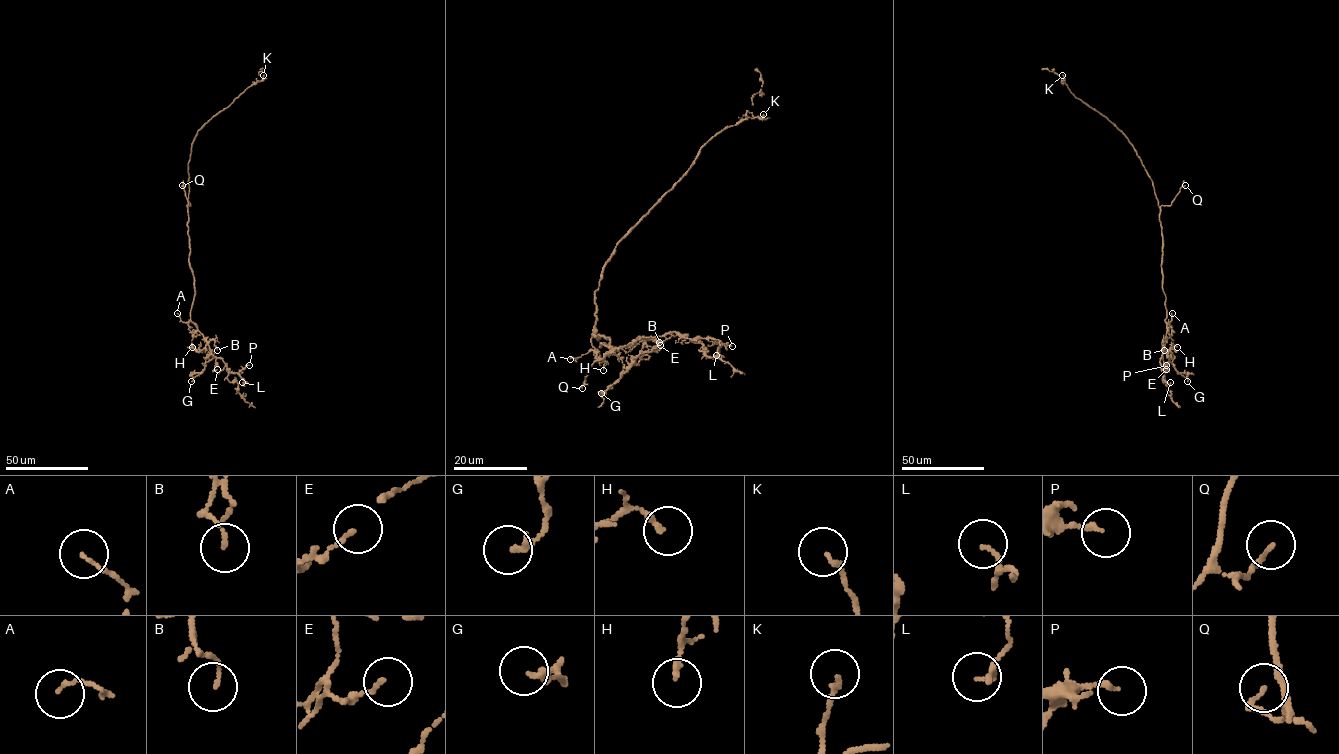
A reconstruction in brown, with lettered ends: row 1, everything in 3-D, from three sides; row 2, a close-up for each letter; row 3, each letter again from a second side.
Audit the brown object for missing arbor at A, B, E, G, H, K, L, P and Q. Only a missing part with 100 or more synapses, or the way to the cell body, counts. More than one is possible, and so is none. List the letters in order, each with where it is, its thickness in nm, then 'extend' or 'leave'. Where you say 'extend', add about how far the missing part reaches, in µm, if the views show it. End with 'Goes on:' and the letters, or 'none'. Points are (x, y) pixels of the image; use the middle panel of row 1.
A: place (570, 359); calibre 90 nm; leave
B: place (659, 342); calibre 110 nm; leave
E: place (660, 345); calibre 110 nm; leave
G: place (601, 393); calibre 200 nm; leave
H: place (603, 370); calibre 170 nm; leave
K: place (763, 114); calibre 160 nm; leave
L: place (716, 355); calibre 70 nm; leave
P: place (732, 346); calibre 150 nm; leave
Q: place (582, 388); calibre 140 nm; leave
Goes on: none

